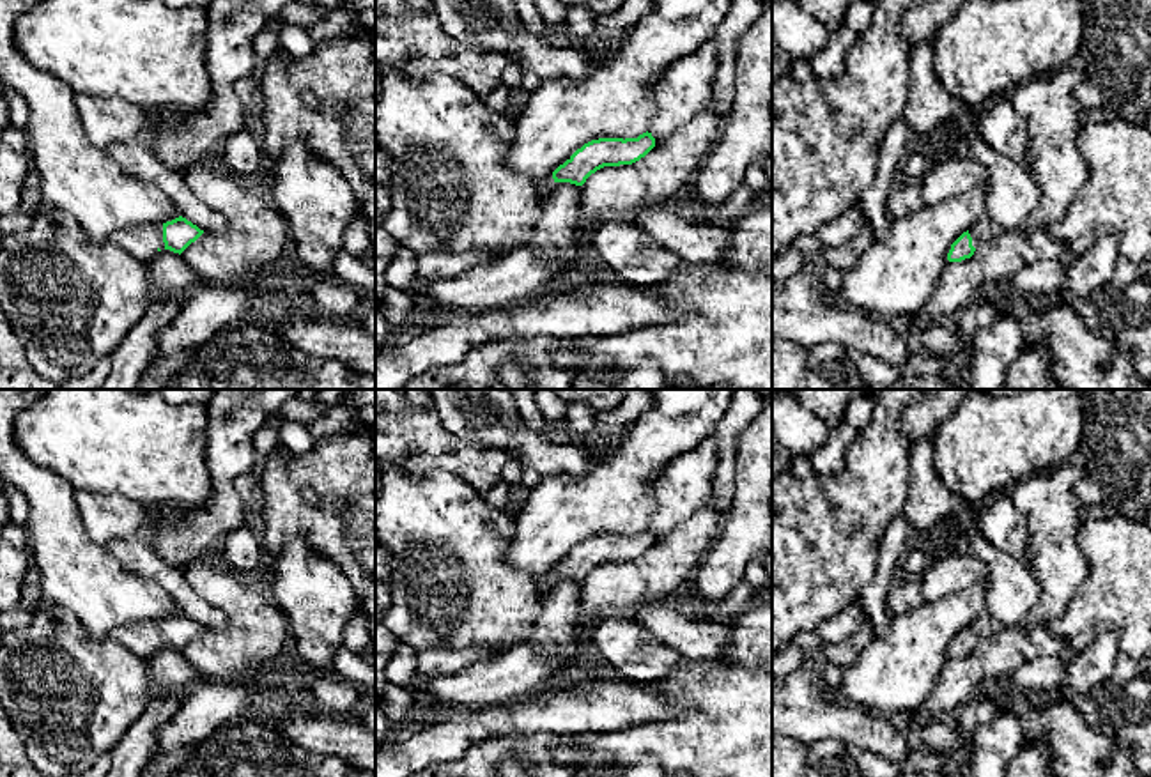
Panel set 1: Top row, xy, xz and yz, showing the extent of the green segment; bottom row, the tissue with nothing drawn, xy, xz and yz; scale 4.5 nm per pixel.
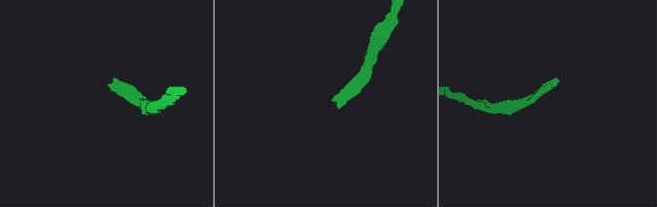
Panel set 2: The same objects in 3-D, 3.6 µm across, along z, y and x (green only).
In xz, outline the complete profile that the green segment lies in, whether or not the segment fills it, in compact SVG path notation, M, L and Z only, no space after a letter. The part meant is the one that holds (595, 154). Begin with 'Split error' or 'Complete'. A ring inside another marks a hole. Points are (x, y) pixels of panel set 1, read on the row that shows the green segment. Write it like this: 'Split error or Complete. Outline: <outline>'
Split error. Outline: M652 133L637 138L599 138L577 149L551 175L537 181L538 200L542 202L556 182L583 186L586 179L604 166L632 165L655 147Z

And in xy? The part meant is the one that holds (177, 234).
Split error. Outline: M179 216L163 225L145 225L140 228L120 230L110 242L149 264L161 250L170 250L181 255L202 234L204 230Z

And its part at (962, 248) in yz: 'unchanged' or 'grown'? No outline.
grown

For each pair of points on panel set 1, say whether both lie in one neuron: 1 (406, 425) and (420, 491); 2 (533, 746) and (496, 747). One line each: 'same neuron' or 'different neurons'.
1: different neurons
2: same neuron

